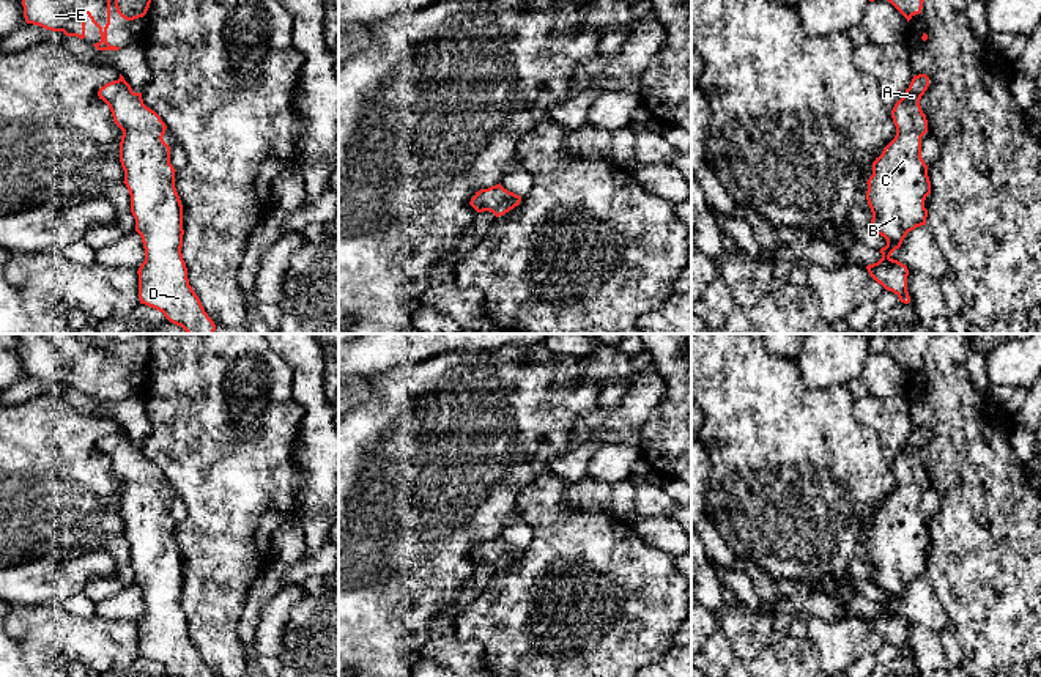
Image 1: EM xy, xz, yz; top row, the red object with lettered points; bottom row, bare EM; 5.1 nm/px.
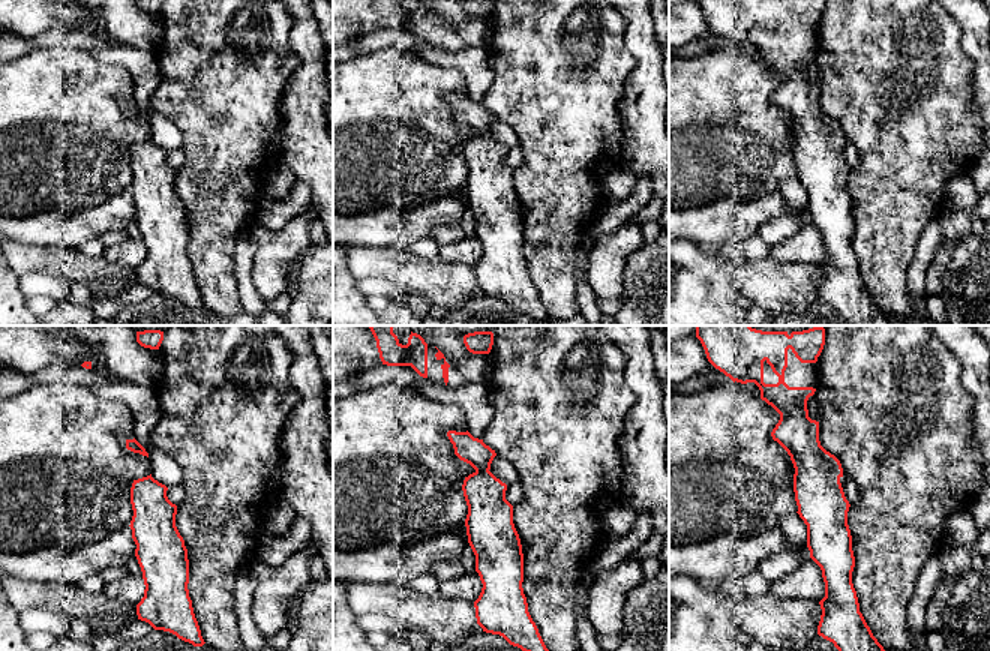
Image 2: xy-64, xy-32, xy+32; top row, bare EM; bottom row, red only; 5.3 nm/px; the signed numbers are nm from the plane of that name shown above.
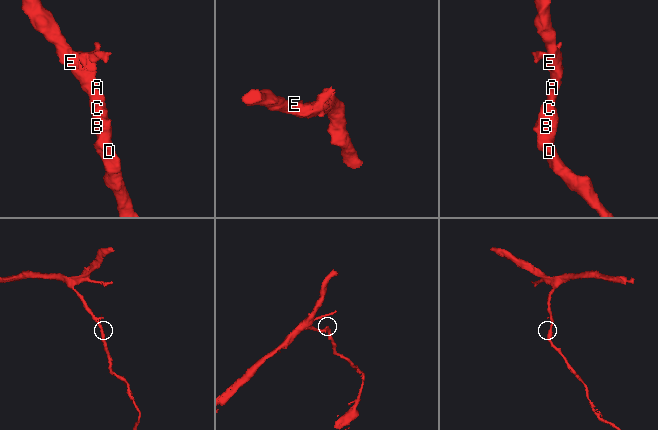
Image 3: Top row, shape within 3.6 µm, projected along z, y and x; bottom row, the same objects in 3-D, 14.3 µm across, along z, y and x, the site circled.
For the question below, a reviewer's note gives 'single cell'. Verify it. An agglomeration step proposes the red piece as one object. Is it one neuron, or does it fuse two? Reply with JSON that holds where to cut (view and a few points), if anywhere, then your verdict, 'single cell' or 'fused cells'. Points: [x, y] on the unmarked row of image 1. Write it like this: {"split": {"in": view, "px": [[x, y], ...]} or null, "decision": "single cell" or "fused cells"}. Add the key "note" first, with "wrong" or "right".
{"note": "right", "split": null, "decision": "single cell"}

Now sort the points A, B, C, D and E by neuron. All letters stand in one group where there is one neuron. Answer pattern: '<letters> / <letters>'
A B C D E

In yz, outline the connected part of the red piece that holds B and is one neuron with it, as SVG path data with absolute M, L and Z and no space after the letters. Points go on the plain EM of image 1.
M926 427L913 428L904 449L895 457L891 471L895 491L872 515L866 553L872 565L869 581L887 592L882 611L868 617L869 628L901 655L909 657L909 622L891 606L901 600L909 584L926 578L924 553L931 546L928 518L921 510L921 490L928 485L928 472L920 452L929 439Z

